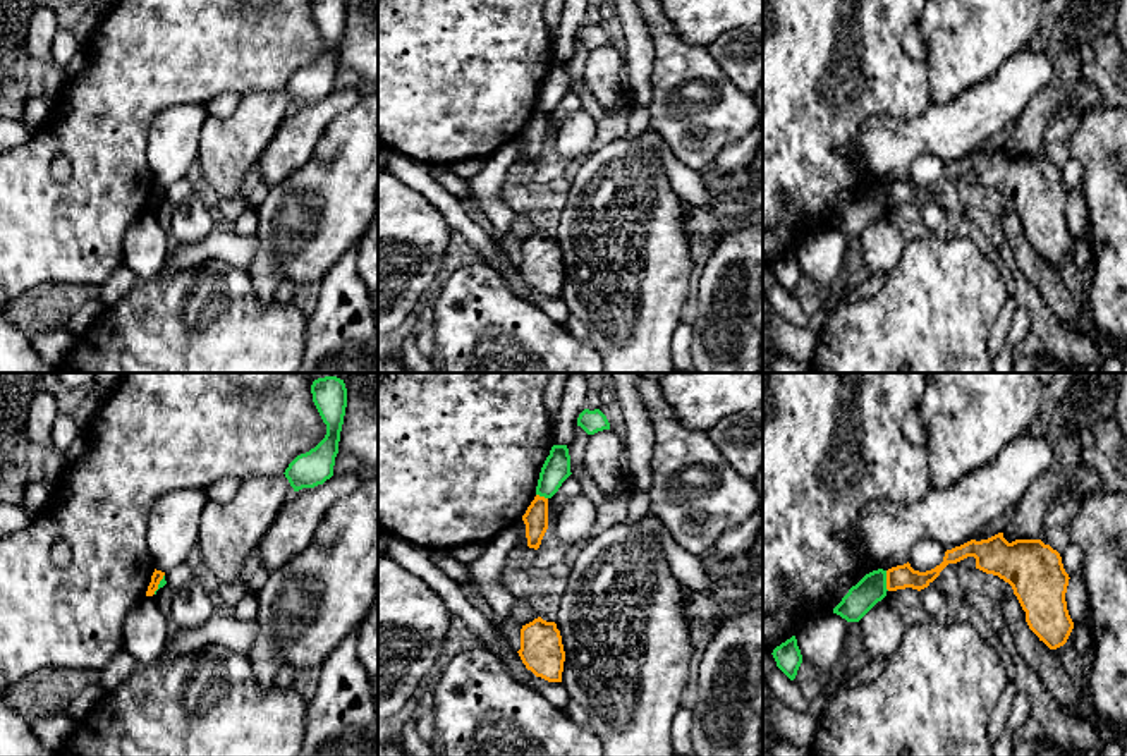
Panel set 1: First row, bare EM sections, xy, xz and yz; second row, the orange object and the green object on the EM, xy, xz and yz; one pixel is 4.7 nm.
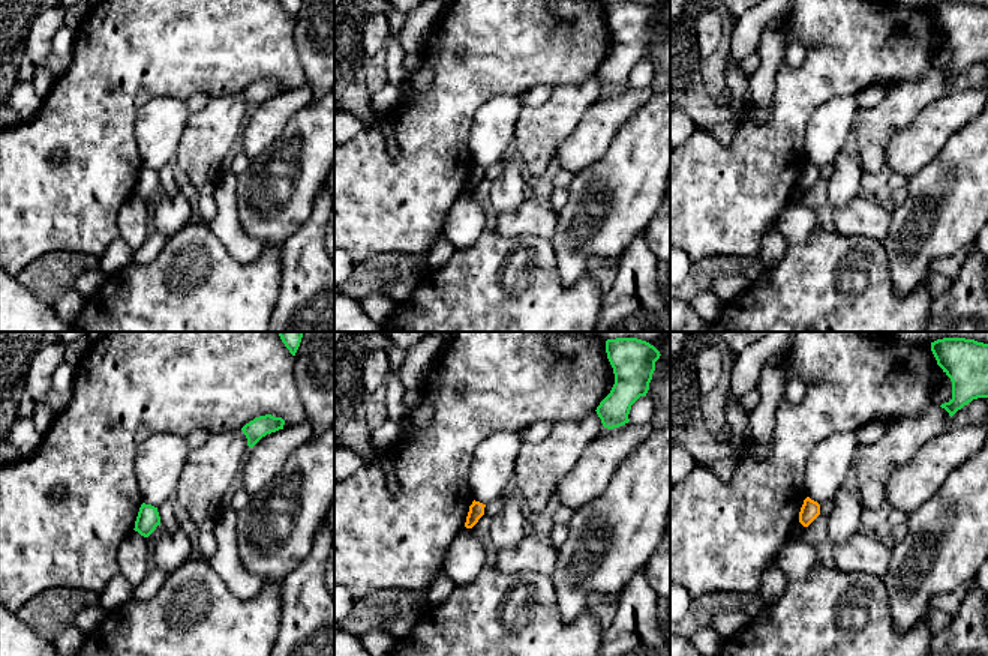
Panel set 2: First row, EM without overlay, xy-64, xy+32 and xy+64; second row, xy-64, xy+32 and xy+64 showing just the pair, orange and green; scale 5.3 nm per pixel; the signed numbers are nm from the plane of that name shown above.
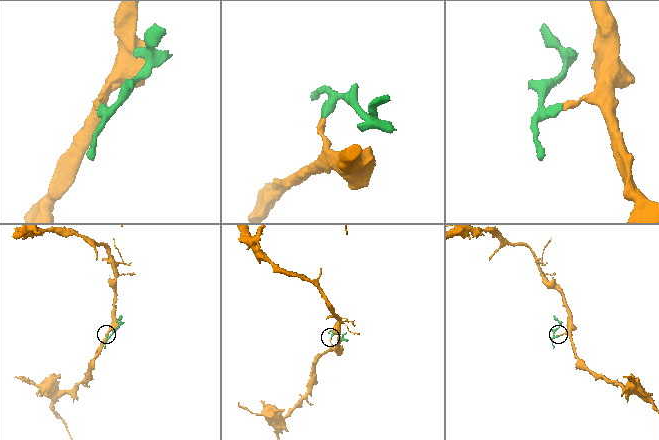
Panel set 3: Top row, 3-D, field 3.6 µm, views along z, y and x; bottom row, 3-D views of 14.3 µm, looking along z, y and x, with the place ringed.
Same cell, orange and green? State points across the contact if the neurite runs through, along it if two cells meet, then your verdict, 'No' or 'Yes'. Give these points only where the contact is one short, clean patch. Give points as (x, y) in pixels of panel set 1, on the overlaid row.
No

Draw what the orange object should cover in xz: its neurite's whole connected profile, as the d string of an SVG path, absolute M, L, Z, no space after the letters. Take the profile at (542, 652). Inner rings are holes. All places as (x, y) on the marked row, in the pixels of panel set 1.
M538 617L522 625L521 649L517 653L526 668L536 677L548 682L562 682L565 651L555 622Z

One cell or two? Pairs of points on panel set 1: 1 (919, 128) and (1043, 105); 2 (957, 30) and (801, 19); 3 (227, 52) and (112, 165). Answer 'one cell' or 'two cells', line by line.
1: two cells
2: two cells
3: one cell

